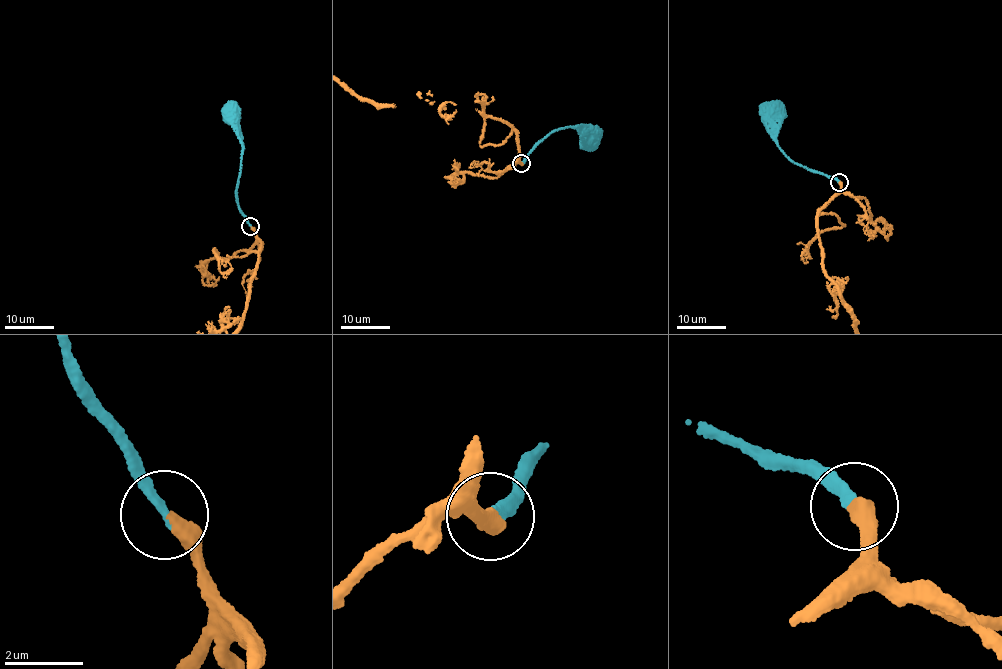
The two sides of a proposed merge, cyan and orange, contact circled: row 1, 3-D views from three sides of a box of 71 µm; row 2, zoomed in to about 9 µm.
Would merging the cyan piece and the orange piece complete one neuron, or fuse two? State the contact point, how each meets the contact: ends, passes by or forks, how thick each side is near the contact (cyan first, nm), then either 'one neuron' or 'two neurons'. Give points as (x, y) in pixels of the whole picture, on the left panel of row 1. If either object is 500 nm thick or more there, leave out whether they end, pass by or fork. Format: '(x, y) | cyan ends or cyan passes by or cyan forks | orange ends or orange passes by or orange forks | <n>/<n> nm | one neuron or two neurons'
(250, 226) | cyan ends | orange ends | 280/440 nm | one neuron

